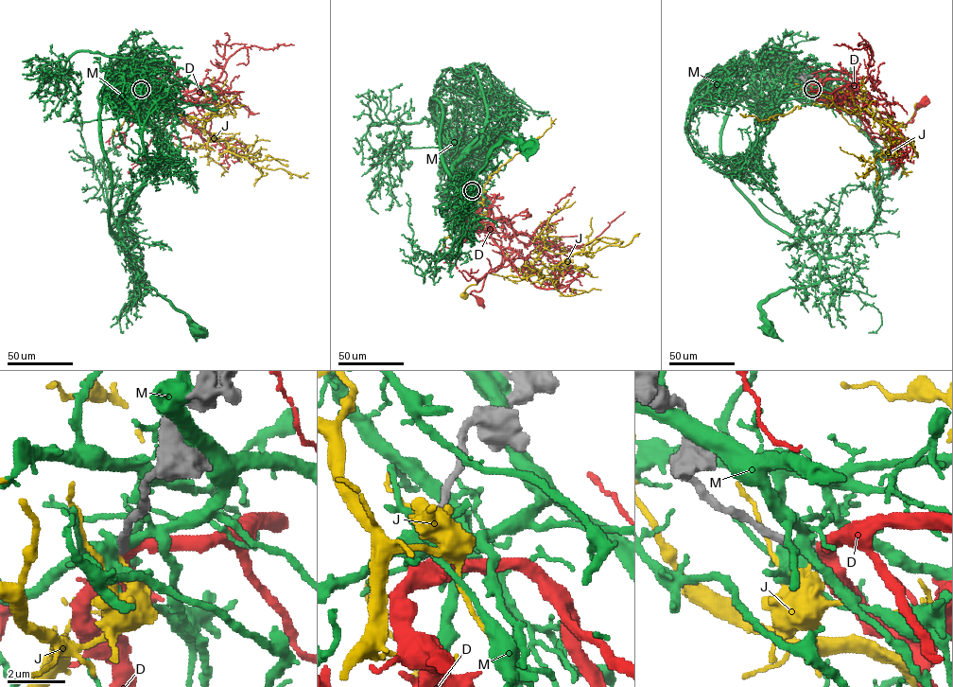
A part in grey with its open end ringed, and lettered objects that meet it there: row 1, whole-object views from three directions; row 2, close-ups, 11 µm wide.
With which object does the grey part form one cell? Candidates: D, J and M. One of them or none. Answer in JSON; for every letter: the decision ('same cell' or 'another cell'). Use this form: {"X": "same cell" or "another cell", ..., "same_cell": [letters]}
{"D": "same cell", "J": "another cell", "M": "another cell", "same_cell": ["D"]}

